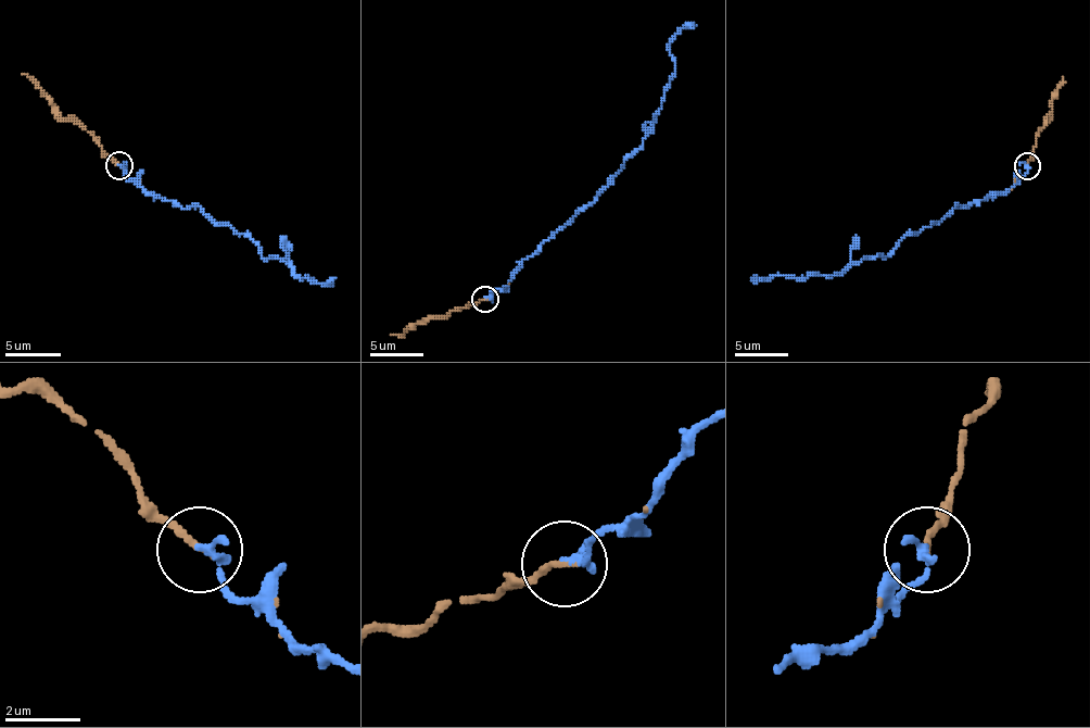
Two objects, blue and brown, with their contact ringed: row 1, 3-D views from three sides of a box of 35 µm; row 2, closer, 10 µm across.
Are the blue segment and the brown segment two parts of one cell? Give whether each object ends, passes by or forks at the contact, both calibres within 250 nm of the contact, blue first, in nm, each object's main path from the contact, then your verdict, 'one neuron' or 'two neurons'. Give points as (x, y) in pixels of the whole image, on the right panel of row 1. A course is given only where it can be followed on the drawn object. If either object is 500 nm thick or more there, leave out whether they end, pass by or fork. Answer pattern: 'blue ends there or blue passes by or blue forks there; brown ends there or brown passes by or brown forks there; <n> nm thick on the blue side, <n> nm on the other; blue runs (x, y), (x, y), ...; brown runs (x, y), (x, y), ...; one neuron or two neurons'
blue ends there; brown ends there; 240 nm thick on the blue side, 180 nm on the other; blue runs (1025, 165), (1009, 189), (910, 233), (888, 256), (864, 256), (835, 275), (753, 275); brown runs (1028, 165), (1036, 133), (1049, 116), (1052, 96), (1063, 85), (1063, 76); one neuron

